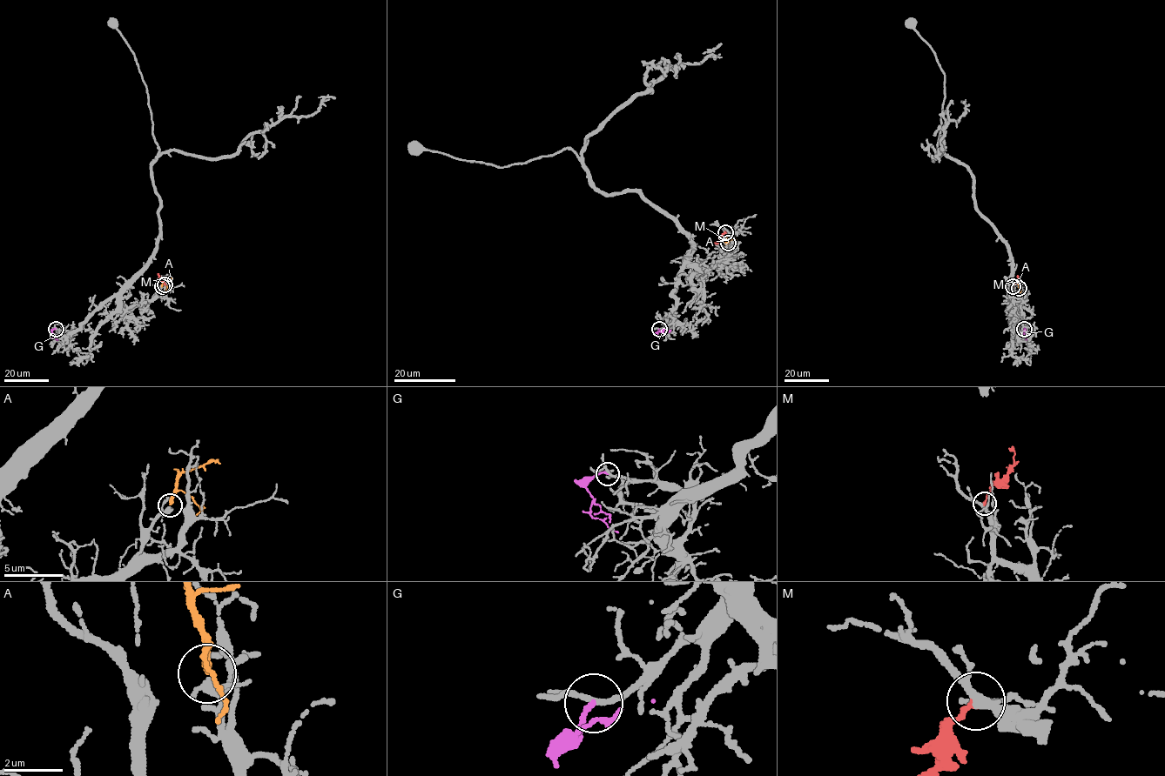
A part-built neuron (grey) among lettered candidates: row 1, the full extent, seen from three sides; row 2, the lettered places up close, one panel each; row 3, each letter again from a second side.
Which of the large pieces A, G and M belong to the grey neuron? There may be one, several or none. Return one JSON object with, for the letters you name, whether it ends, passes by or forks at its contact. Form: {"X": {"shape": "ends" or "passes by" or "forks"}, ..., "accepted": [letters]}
{"A": {"shape": "ends"}, "accepted": ["A"]}

